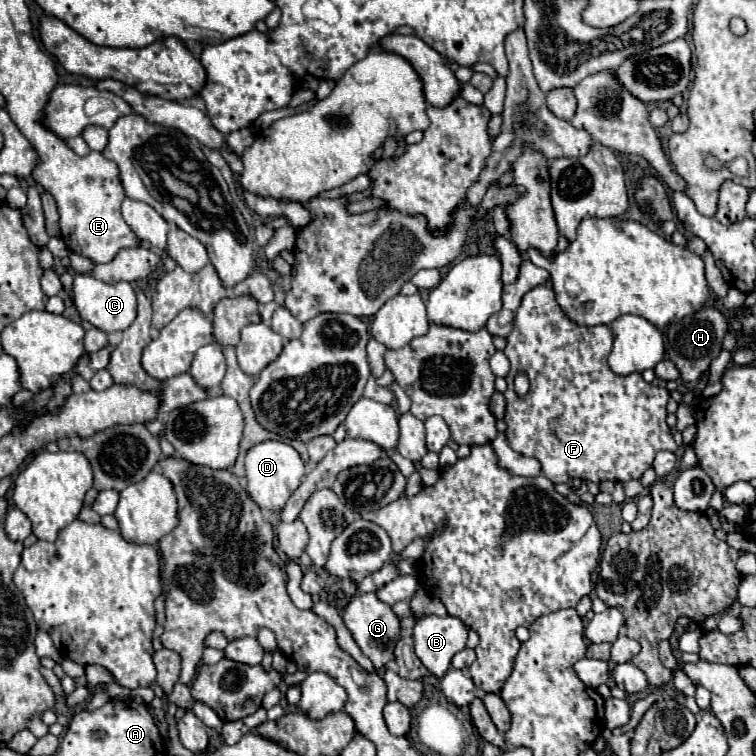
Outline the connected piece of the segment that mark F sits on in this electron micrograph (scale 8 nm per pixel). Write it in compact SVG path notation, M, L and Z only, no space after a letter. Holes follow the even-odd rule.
M550 285L530 289L514 317L514 329L506 337L508 345L504 355L510 359L510 373L506 377L506 435L512 449L522 455L534 455L542 463L542 473L552 483L568 483L574 477L600 483L600 481L630 481L640 479L650 469L658 451L676 451L678 445L666 425L666 403L670 393L664 387L646 383L642 375L614 375L606 363L612 349L612 331L608 325L582 327L574 323L558 305ZM526 373L530 391L524 397L514 393L514 377Z

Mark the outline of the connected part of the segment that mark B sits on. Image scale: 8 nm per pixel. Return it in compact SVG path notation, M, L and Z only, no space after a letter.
M424 615L416 621L412 633L418 659L438 679L444 677L444 673L448 671L450 659L466 647L466 637L466 625L452 615Z

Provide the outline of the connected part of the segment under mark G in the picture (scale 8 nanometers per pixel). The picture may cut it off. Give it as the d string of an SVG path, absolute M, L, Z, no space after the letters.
M358 593L352 597L348 607L344 609L344 625L352 633L354 641L358 643L360 651L374 663L376 669L384 667L386 663L394 661L394 647L402 637L400 617L392 611L392 607L376 597L376 593Z

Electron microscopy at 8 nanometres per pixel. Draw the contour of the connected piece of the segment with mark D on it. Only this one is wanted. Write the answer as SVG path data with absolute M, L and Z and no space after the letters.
M268 441L252 447L246 455L246 489L250 497L266 511L278 513L284 509L288 497L298 489L304 479L304 461L298 451L280 441Z

